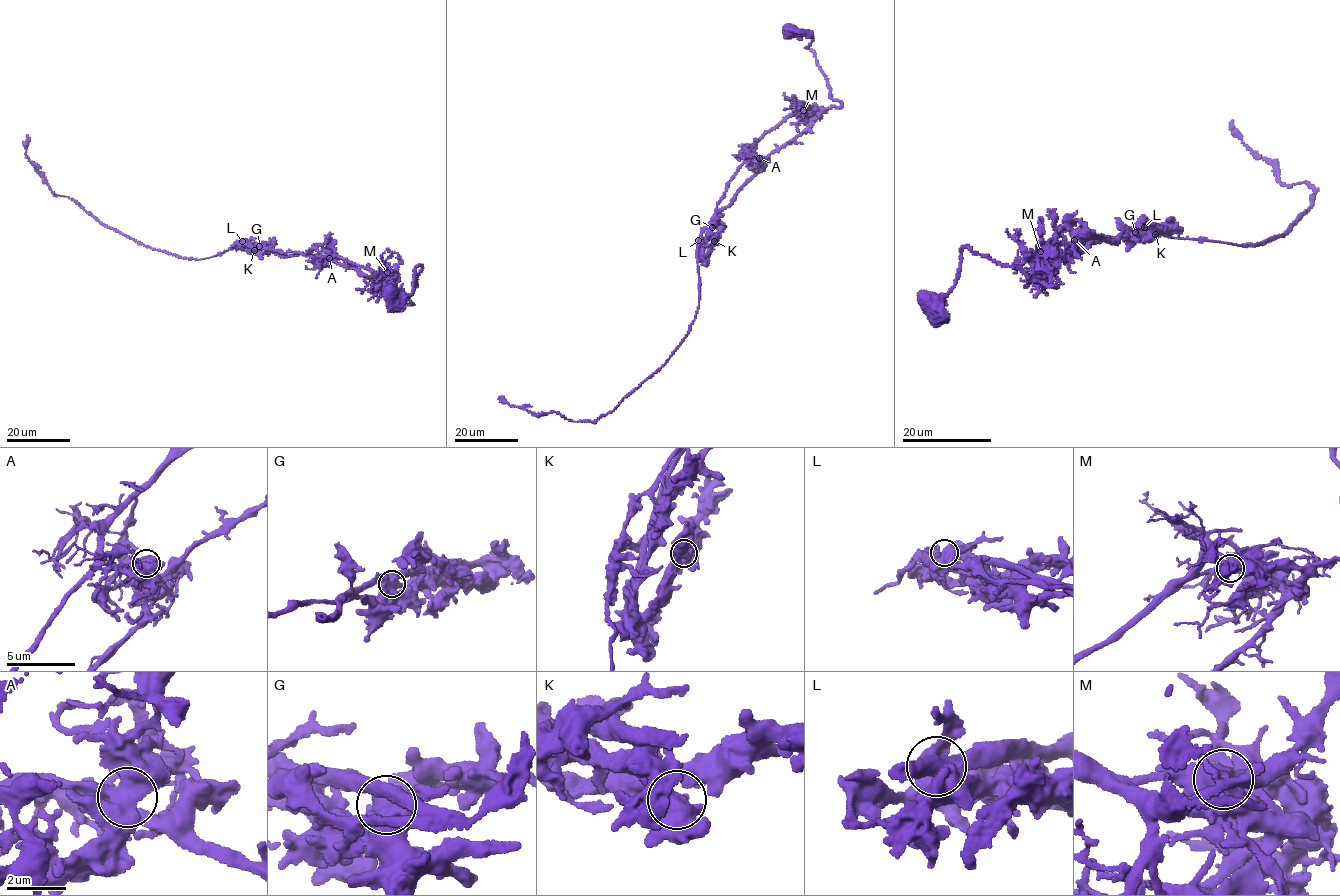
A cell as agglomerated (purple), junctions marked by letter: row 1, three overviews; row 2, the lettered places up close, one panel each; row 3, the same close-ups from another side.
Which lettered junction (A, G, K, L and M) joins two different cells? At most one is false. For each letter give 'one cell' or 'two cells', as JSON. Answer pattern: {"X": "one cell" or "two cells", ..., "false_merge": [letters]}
{"A": "one cell", "G": "one cell", "K": "one cell", "L": "one cell", "M": "two cells", "false_merge": ["M"]}

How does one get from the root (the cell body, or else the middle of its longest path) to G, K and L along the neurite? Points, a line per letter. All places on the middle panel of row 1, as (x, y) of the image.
G: (790, 31), (812, 35), (805, 47), (815, 54), (832, 98), (842, 105), (828, 108), (769, 155), (712, 227)
K: (790, 31), (812, 35), (805, 47), (842, 105), (822, 112), (760, 164), (711, 222), (714, 241)
L: (790, 31), (812, 35), (805, 47), (815, 54), (832, 98), (842, 105), (828, 108), (769, 155), (698, 240)

